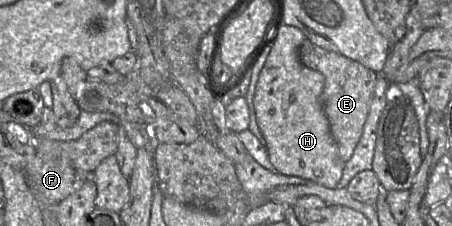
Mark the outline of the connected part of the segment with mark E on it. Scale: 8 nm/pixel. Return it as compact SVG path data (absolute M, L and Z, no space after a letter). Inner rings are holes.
M308 39L302 42L298 55L304 66L320 72L325 78L321 101L330 131L338 146L339 158L346 163L352 157L363 134L378 74L361 63L326 50Z

